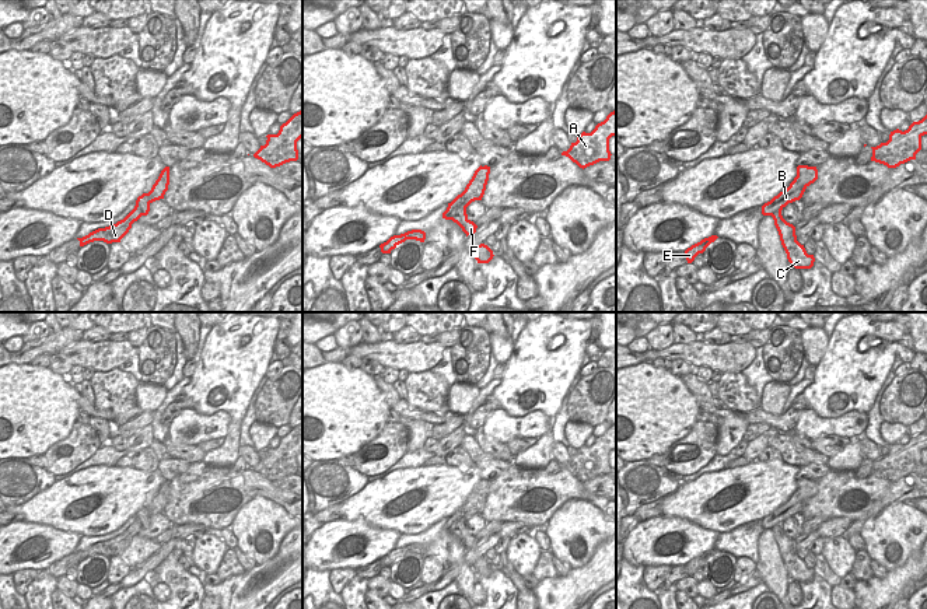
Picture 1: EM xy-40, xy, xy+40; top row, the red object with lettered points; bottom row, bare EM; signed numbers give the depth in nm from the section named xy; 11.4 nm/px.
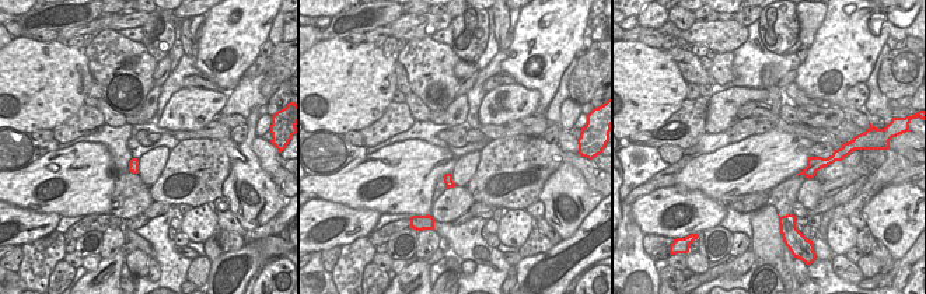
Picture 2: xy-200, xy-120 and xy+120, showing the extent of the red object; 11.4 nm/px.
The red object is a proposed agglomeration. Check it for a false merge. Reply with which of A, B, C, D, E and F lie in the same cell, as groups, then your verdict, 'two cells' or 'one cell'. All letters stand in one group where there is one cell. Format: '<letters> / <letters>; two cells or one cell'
A B D E / C F; two cells

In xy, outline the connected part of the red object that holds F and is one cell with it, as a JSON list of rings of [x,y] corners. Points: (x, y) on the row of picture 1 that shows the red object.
[[[461,209],[452,221],[462,228],[466,237],[476,232],[478,225],[468,218],[466,209]]]

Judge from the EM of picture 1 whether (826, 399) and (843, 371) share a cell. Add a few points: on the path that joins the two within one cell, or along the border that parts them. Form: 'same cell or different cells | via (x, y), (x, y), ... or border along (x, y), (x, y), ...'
same cell | via (832, 392), (843, 378)

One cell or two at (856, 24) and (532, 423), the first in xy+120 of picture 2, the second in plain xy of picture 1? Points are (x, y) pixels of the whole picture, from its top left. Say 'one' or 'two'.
two

